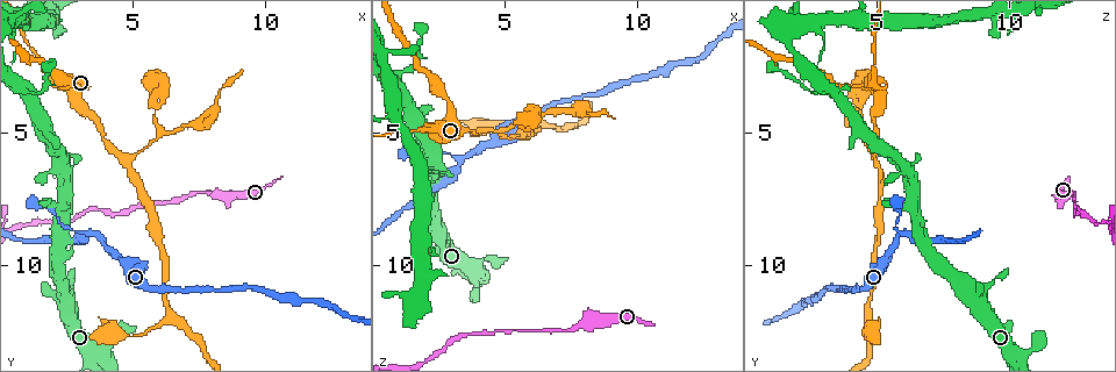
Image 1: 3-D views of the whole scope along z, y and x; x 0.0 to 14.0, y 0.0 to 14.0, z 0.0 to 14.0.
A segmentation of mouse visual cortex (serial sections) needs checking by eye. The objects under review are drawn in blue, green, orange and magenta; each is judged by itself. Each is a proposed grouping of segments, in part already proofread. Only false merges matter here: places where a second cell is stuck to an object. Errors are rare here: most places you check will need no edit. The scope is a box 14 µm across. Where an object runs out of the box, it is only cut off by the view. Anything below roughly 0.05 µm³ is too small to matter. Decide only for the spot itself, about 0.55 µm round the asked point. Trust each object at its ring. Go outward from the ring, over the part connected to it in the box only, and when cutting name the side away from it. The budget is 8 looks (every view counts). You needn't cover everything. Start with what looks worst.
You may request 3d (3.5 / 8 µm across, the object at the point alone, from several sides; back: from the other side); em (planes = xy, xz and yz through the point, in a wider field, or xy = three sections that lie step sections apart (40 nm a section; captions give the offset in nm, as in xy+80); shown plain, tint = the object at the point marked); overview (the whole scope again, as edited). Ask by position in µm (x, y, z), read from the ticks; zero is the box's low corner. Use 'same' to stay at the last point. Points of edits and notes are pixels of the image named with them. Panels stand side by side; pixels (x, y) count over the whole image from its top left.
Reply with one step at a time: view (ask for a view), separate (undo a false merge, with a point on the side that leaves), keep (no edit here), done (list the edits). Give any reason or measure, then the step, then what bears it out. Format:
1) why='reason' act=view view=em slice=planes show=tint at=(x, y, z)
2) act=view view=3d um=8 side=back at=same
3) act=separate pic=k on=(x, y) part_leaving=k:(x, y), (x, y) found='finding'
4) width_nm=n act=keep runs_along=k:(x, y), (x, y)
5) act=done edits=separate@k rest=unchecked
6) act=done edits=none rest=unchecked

why='branch point' act=view view=3d um=3.5 at=(4.6, 5.9, 4.8)

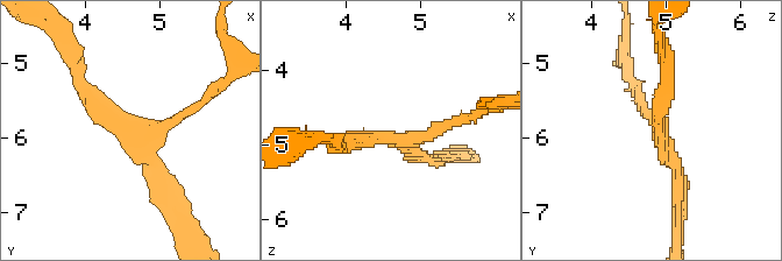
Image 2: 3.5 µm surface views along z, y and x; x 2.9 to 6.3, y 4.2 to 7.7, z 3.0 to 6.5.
arms=3 arm_widths_nm=200,200,200 act=view view=em slice=xy step=5 show=tint at=(4.55, 5.90, 4.90)

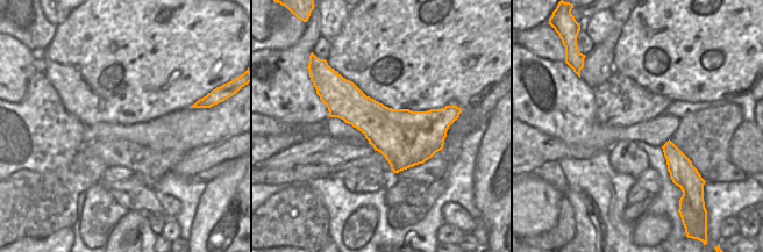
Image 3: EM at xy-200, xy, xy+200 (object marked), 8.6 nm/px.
act=keep runs_along=2:(75, 71), (168, 189) found='all the same cell'

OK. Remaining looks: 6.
why='three arms meet' act=view view=3d um=3.5 at=(3.5, 8.8, 6.0)

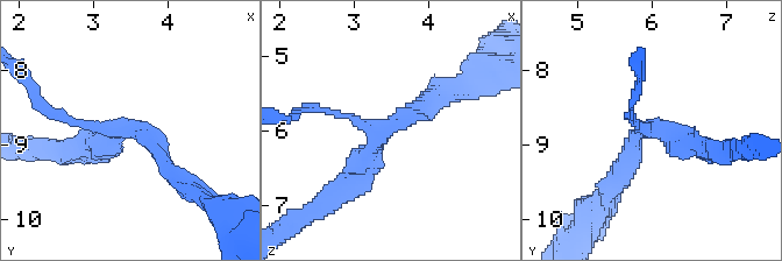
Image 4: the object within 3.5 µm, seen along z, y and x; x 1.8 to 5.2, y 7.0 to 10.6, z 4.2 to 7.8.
arms=3 arm_widths_nm=100,200,300 why='shape alone is not enough' act=view view=em slice=xy step=2 show=tint at=(3.45, 8.80, 6.05)

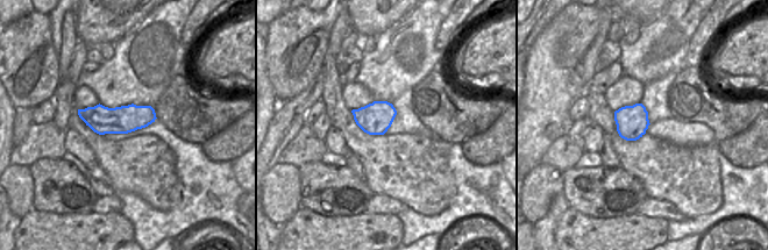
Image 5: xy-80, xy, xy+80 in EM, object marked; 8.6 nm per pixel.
act=keep runs_along=5:(80, 112), (92, 116), (153, 116) found='continuous, no second cell'

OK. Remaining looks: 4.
why='a fork' act=view view=3d um=3.5 at=(6.3, 12.0, 4.8)

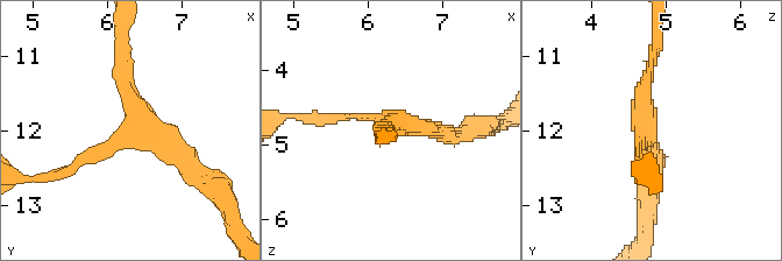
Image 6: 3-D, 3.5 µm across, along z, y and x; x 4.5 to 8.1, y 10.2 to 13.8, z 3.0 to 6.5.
act=view view=em slice=xy step=1 show=tint at=(6.40, 11.90, 4.70)

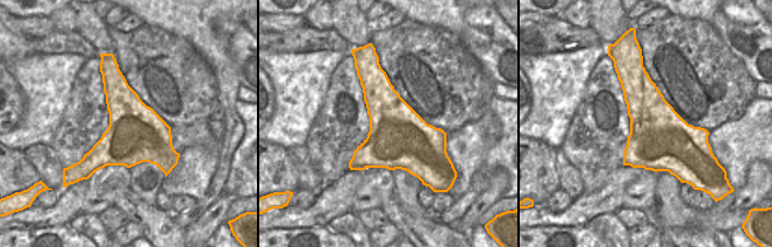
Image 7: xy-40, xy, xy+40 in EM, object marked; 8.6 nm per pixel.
width_nm=500 act=keep runs_along=6:(123, 49), (137, 125), (73, 168) found='continuous, no second cell'

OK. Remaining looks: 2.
why='abrupt turn' act=view view=3d um=8 at=(7.9, 7.2, 12.1)

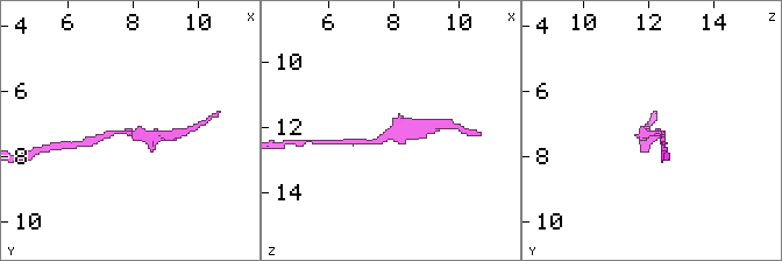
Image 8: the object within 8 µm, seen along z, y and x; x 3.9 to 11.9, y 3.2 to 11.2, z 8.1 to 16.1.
act=view view=3d um=3.5 at=(7.8, 7.2, 12.3)

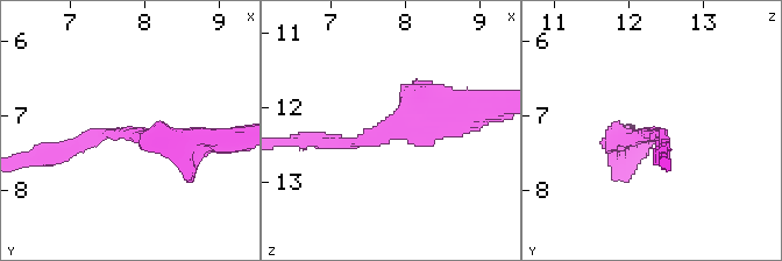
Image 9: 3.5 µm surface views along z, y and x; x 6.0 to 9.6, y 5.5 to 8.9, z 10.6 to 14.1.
act=keep runs_along=9:(462, 115), (322, 142) found='all the same cell'

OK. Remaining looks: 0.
act=done edits=none rest=unchecked

